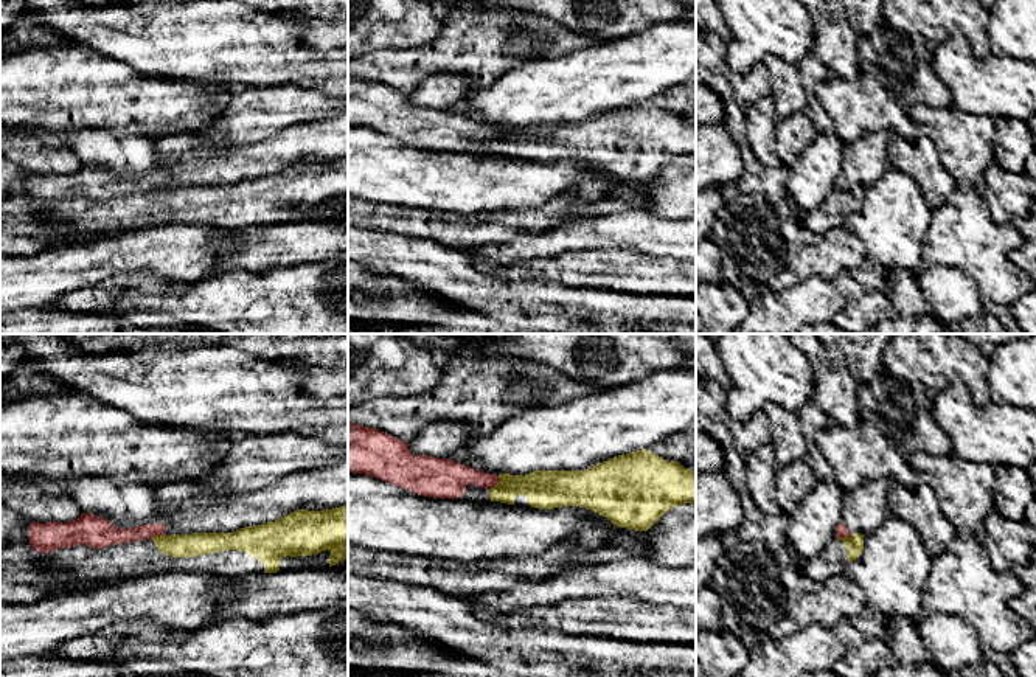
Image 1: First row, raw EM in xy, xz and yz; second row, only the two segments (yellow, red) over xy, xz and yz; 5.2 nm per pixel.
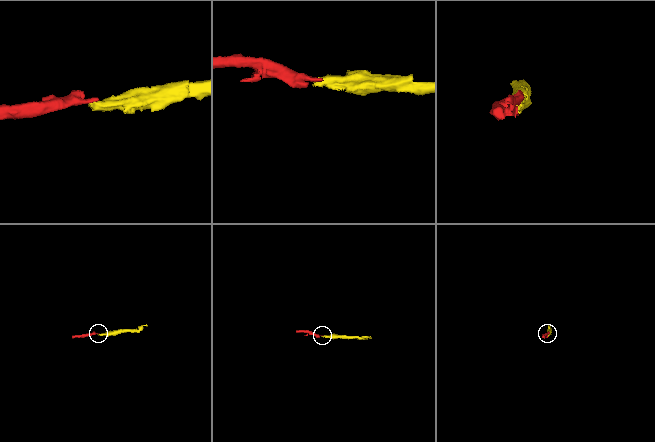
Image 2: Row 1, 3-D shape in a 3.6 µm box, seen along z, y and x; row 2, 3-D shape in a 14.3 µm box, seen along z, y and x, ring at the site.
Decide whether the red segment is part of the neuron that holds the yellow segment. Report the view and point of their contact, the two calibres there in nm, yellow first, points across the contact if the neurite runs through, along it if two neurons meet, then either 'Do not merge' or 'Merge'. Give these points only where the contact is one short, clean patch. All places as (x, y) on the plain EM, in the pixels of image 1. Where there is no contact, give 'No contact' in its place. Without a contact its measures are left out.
Touches yellow at xy (157, 188). Thickness 130 nm (yellow) against 100 nm. Boundary: xy (165, 185), (149, 190). Do not merge

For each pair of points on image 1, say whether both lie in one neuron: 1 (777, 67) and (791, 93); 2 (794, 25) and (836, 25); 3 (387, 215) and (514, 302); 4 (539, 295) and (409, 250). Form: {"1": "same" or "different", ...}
{"1": "same", "2": "different", "3": "different", "4": "same"}

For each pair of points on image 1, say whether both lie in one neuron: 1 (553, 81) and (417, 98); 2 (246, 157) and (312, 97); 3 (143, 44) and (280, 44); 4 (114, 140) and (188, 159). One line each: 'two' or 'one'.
1: two
2: two
3: one
4: two

